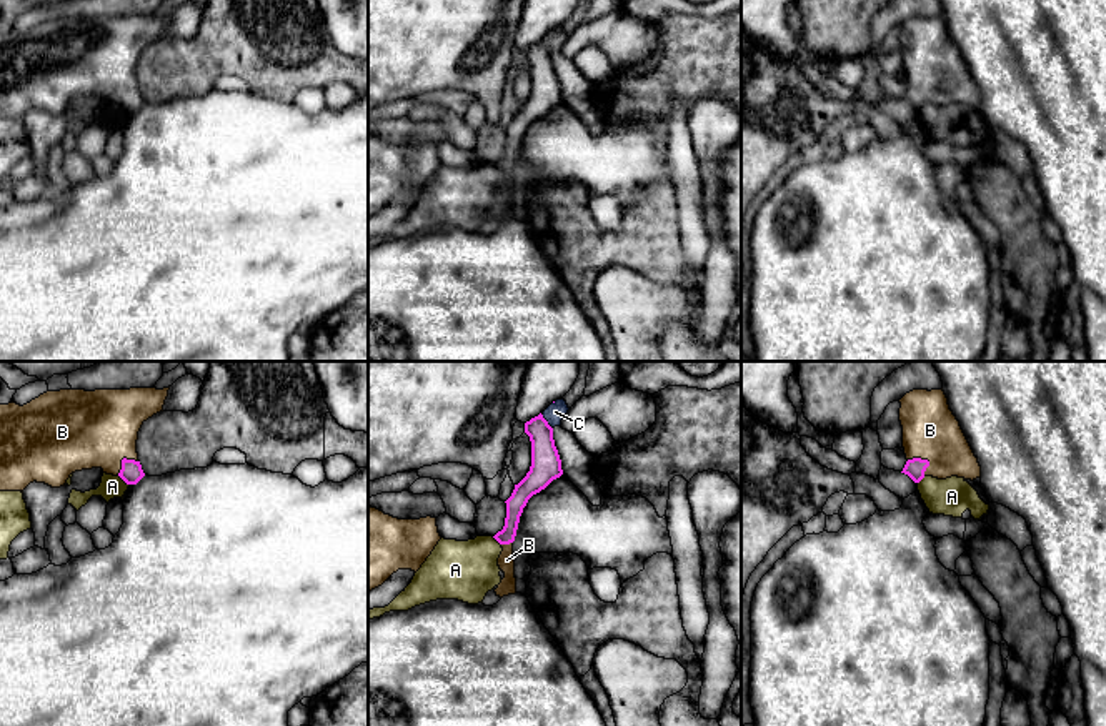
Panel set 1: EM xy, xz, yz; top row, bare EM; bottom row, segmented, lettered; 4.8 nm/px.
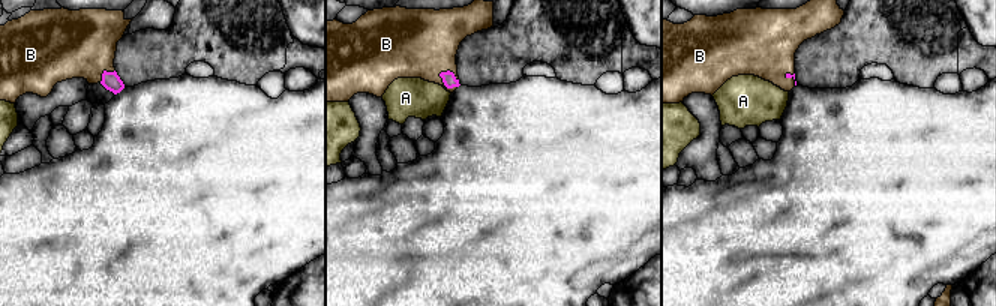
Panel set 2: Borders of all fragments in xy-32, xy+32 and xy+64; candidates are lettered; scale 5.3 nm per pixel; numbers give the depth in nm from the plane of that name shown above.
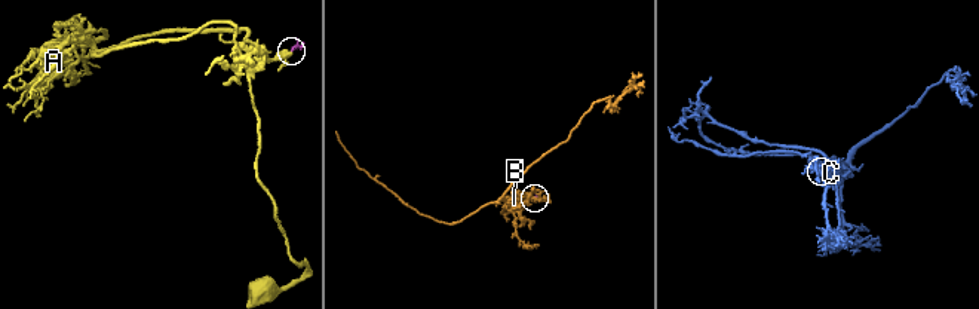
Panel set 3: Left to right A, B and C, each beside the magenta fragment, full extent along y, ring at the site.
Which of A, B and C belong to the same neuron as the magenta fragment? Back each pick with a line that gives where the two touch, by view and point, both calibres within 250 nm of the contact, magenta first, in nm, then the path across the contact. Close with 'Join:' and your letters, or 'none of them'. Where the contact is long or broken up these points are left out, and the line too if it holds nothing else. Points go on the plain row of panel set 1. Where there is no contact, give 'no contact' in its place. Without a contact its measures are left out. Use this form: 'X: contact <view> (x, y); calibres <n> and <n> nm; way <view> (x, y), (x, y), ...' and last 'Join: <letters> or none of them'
B: contact yz (925, 87); calibres 100 and 280 nm; way yz (915, 95), (925, 87), (930, 80), (930, 57)
Join: B

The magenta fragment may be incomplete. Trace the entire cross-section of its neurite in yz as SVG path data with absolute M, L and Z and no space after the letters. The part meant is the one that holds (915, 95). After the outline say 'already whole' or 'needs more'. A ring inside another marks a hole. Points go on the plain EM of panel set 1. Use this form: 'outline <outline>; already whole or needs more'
outline M913 17L901 27L899 48L903 53L903 75L906 92L901 100L908 102L914 110L924 103L946 107L951 103L976 107L981 103L981 93L974 83L961 53L949 37L948 25L941 17Z; needs more

